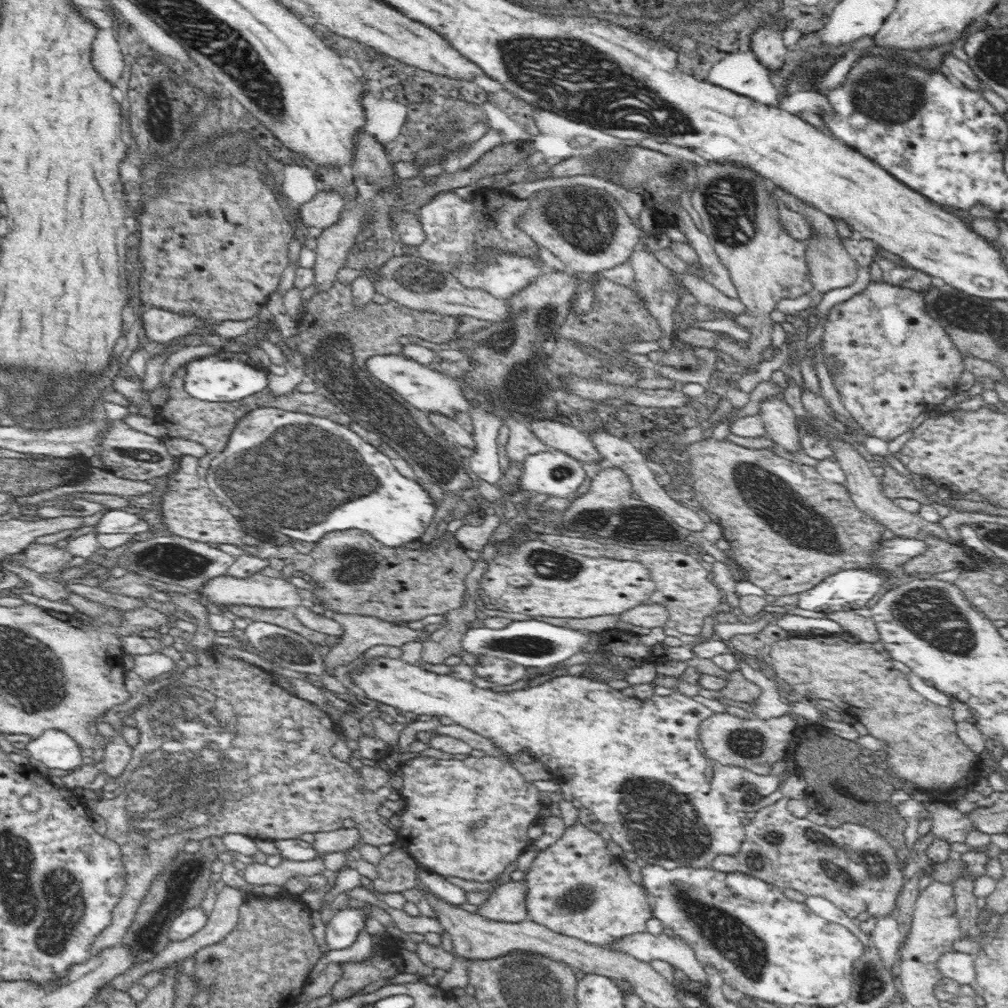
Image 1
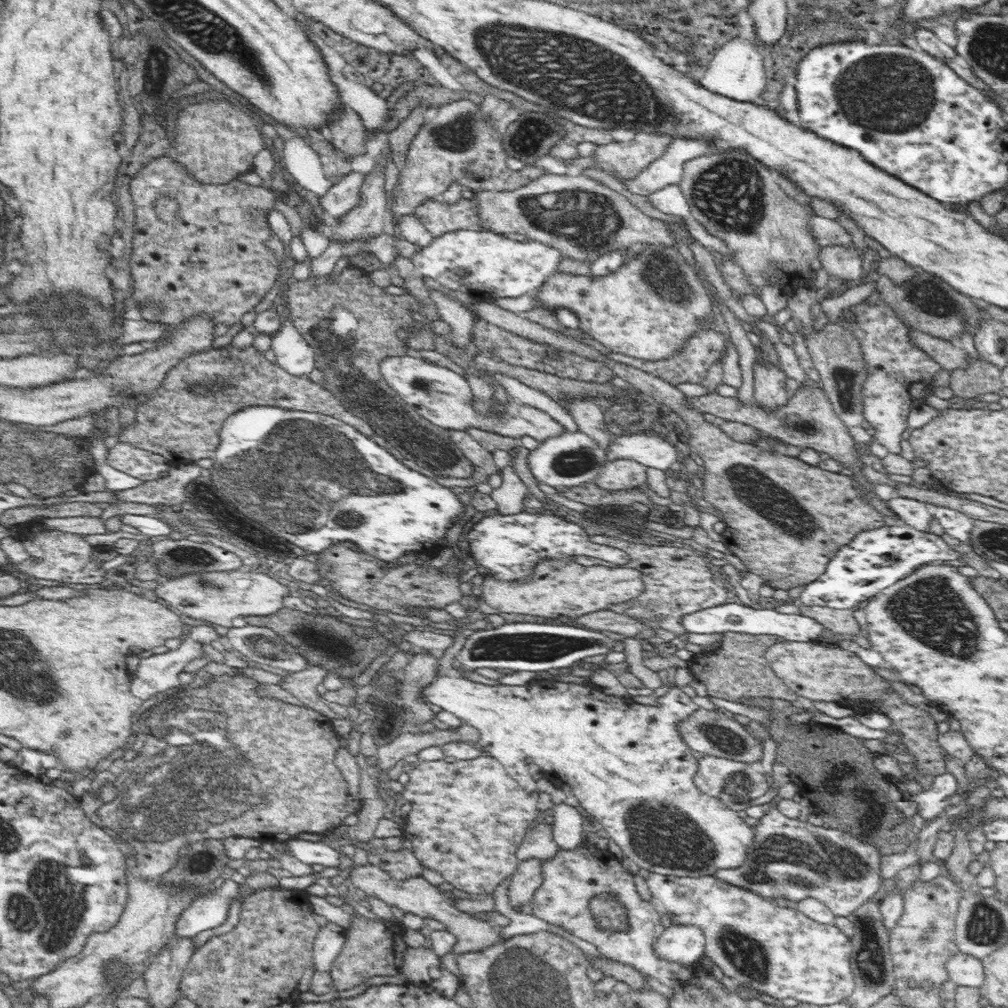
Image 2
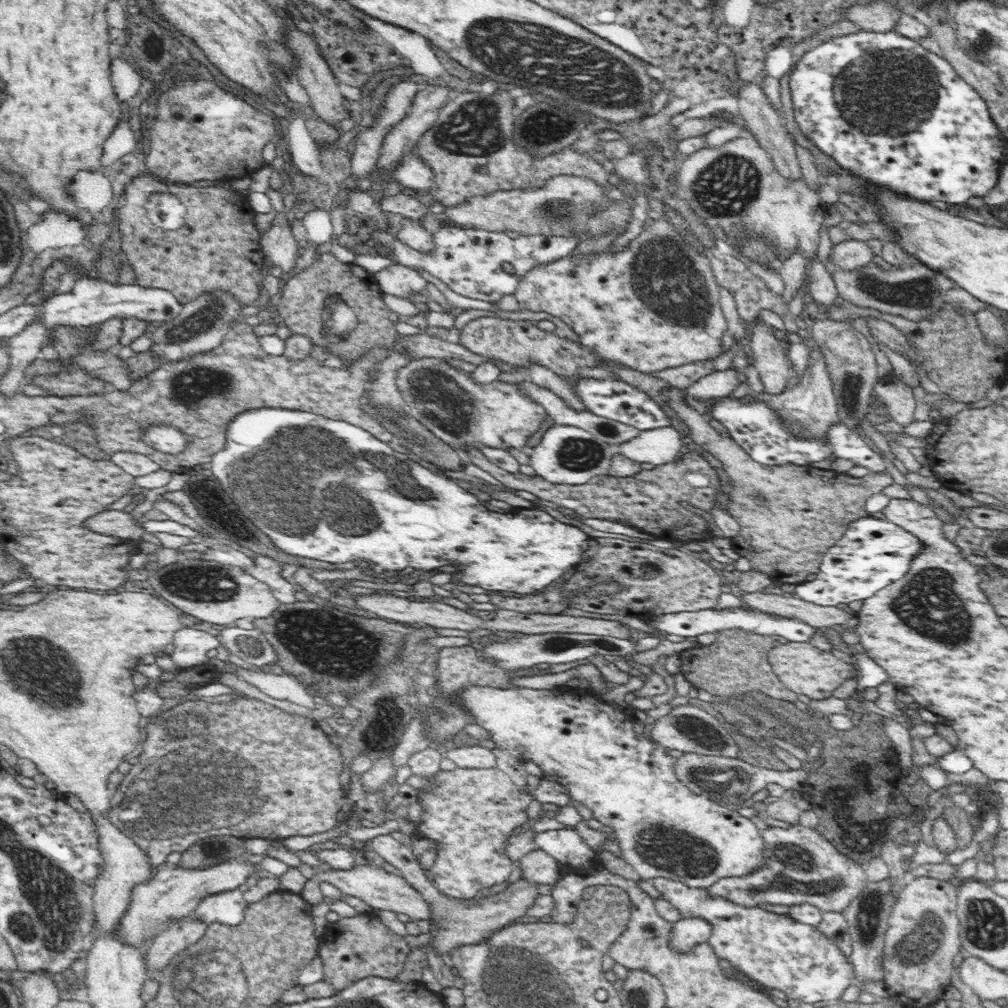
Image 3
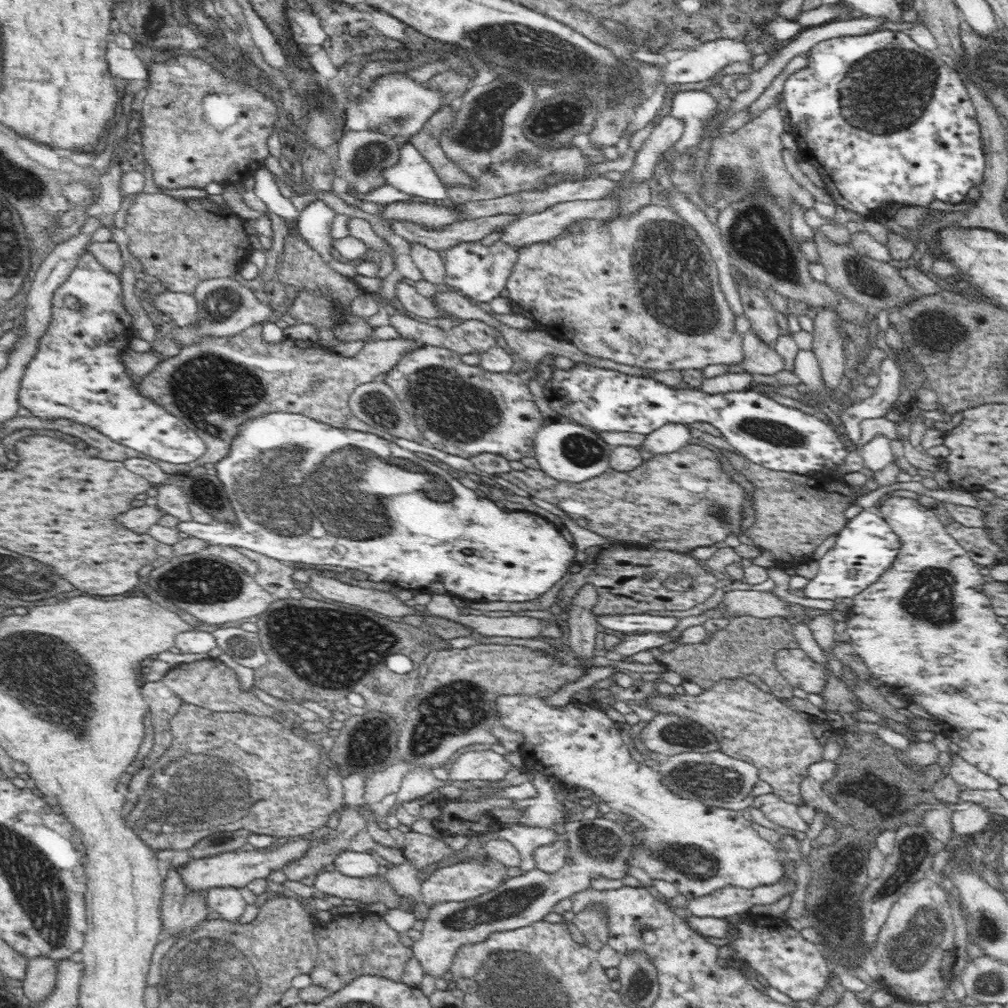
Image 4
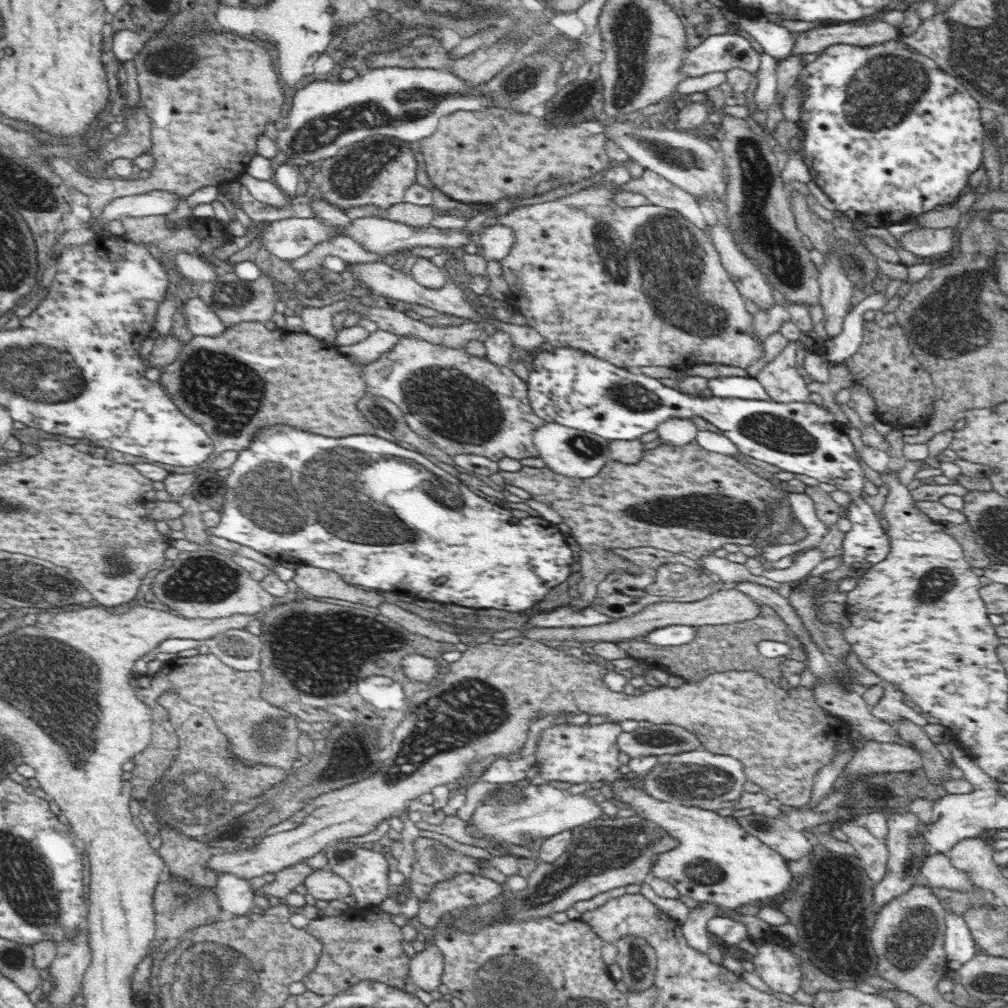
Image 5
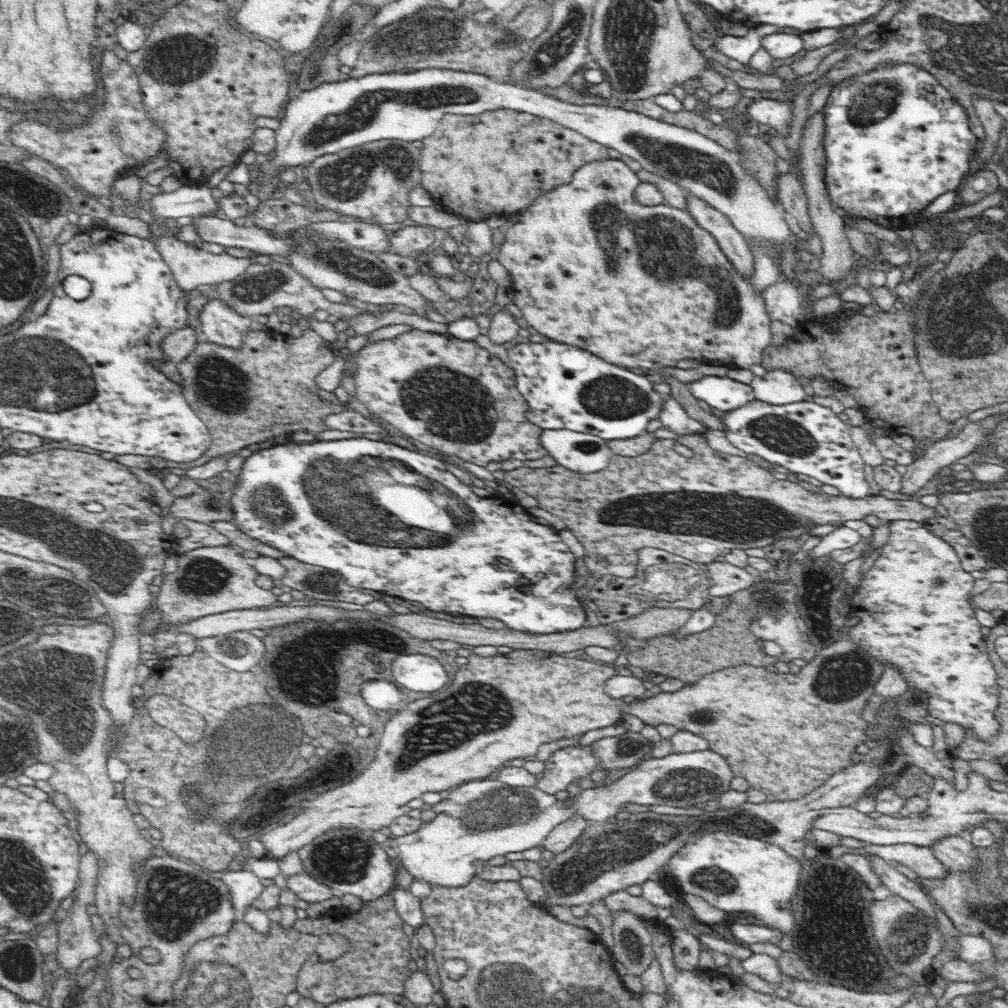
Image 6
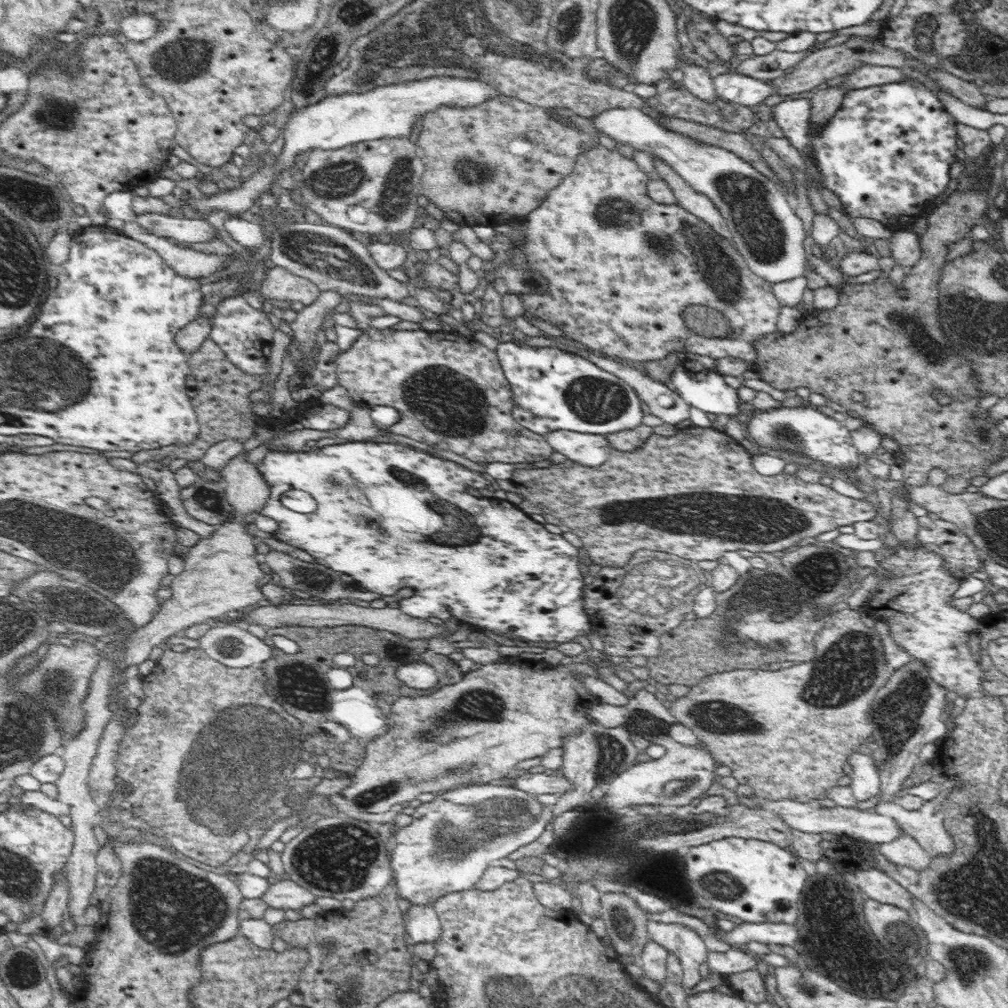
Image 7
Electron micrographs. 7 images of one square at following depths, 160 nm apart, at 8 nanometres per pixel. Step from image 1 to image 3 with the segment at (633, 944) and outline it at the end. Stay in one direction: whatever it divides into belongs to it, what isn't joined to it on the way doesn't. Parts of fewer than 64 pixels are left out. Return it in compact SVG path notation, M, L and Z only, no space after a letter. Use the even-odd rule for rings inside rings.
M683 918L673 923L669 946L679 954L686 954L692 946L706 943L712 925L703 918Z

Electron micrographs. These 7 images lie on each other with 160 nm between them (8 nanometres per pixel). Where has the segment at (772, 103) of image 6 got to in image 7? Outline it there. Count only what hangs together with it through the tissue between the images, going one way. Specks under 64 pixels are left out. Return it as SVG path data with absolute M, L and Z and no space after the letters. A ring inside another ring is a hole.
M910 79L852 89L844 95L841 107L822 131L812 129L810 111L810 100L786 99L771 107L769 115L774 116L784 137L794 148L817 162L823 186L840 200L848 218L892 220L902 216L920 216L929 201L947 190L950 168L955 163L958 150L957 121L924 83Z

